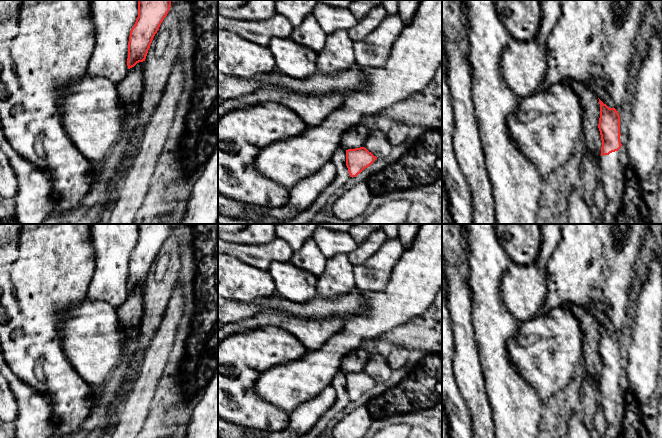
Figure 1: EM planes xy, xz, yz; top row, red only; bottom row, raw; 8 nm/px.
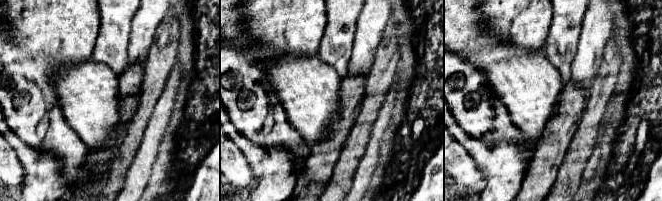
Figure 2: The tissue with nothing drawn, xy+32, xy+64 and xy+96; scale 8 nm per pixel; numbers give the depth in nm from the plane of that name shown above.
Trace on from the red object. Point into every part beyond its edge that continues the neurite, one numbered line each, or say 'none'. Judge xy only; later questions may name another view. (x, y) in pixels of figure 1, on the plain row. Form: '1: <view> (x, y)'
none

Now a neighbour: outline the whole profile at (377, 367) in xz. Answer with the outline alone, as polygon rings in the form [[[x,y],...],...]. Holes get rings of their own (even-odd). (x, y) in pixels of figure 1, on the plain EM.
[[[372,354],[364,368],[364,371],[377,382],[389,380],[393,370],[390,368],[386,356]]]

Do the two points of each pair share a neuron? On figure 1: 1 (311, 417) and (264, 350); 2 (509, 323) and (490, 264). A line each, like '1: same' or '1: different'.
1: different
2: same

